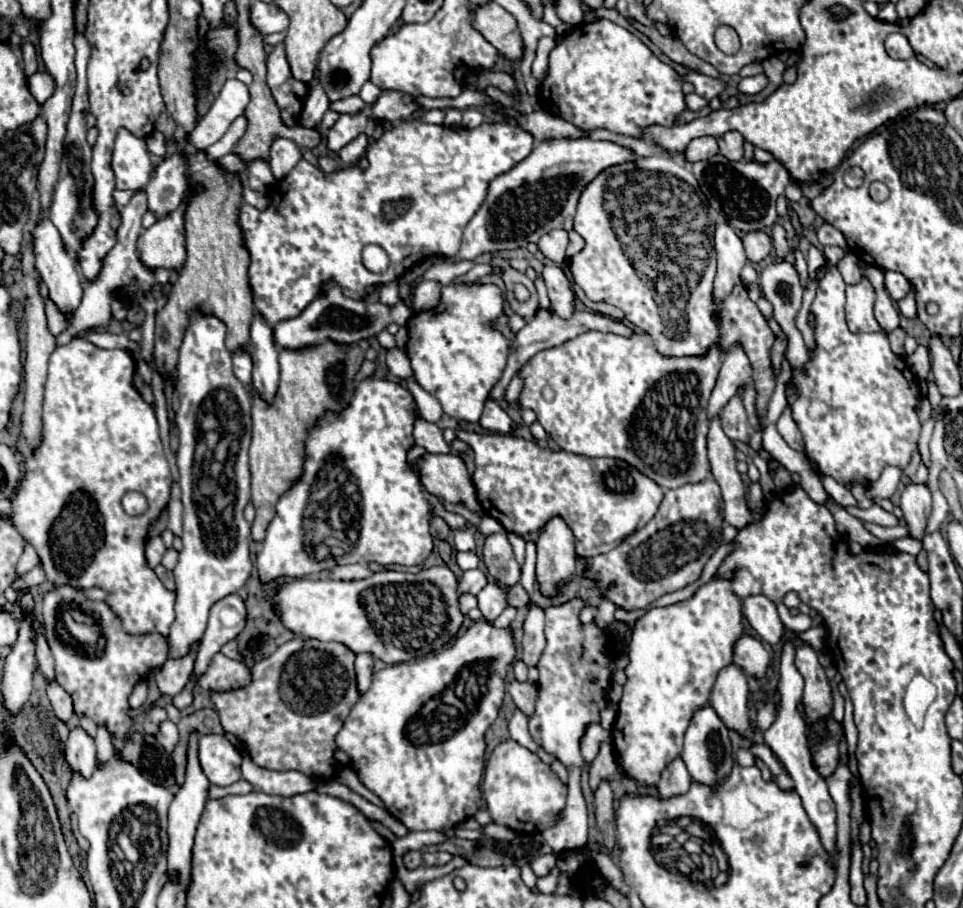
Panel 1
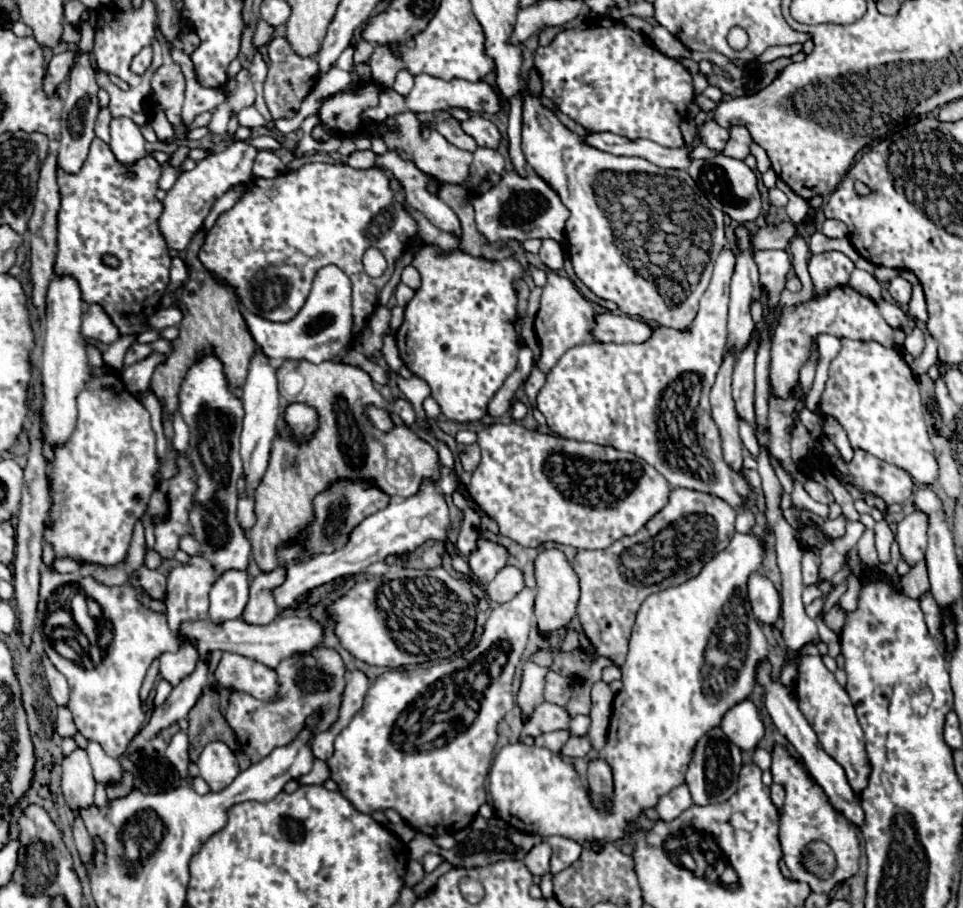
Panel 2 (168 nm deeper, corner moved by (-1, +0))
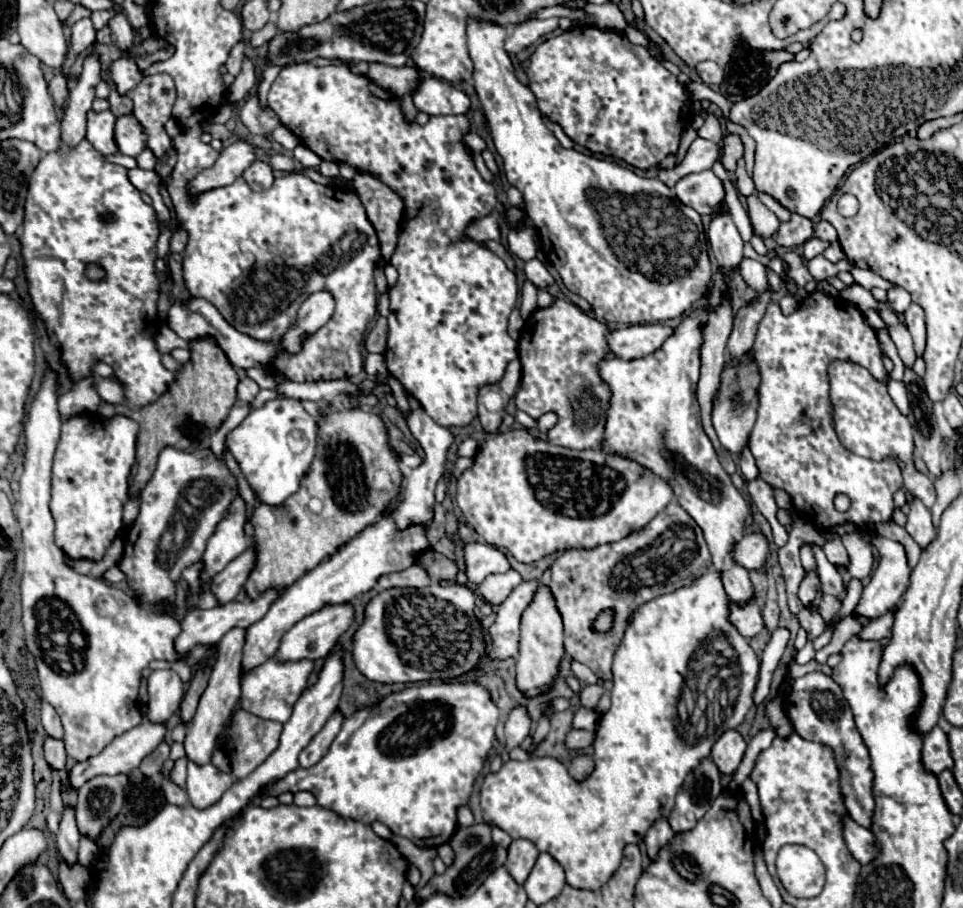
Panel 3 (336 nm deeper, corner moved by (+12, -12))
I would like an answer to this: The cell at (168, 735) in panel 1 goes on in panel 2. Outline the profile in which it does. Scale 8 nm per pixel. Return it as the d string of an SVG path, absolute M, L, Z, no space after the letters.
M178 731L172 739L170 739L170 743L168 743L168 747L166 747L166 757L168 757L168 761L178 769L178 773L182 775L182 777L186 777L186 773L188 773L188 737L186 737L186 733L184 731Z

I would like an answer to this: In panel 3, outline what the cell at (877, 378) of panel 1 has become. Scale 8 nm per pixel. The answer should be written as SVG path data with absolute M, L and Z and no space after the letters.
M831 361L829 363L829 379L831 379L831 403L833 403L833 421L835 421L835 431L841 445L861 457L869 459L879 459L881 457L899 457L905 461L903 469L903 487L907 493L919 497L927 507L933 507L937 493L933 487L933 481L919 473L913 465L913 429L911 423L905 415L899 413L895 403L891 401L887 393L887 383L885 381L873 381L865 369L859 365L847 363L847 361Z

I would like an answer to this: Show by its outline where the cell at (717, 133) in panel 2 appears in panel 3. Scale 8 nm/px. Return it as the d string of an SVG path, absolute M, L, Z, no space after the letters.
M707 113L705 123L703 123L703 127L701 127L697 133L699 133L699 137L705 137L705 139L711 139L711 141L717 141L717 143L723 141L721 121L719 121L719 117L715 117L715 115L711 115L711 113Z

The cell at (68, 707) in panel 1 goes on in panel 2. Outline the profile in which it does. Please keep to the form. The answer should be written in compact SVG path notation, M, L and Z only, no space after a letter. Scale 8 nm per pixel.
M58 707L56 731L58 731L60 737L74 737L76 725L74 725L74 721L72 721L72 713L70 713L68 707Z

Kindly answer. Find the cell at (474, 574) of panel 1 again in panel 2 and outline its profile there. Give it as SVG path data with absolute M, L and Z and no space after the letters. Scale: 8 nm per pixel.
M478 539L478 551L474 551L468 557L470 569L472 569L472 579L478 585L488 585L496 573L506 565L506 549L498 543L486 541L486 539Z

